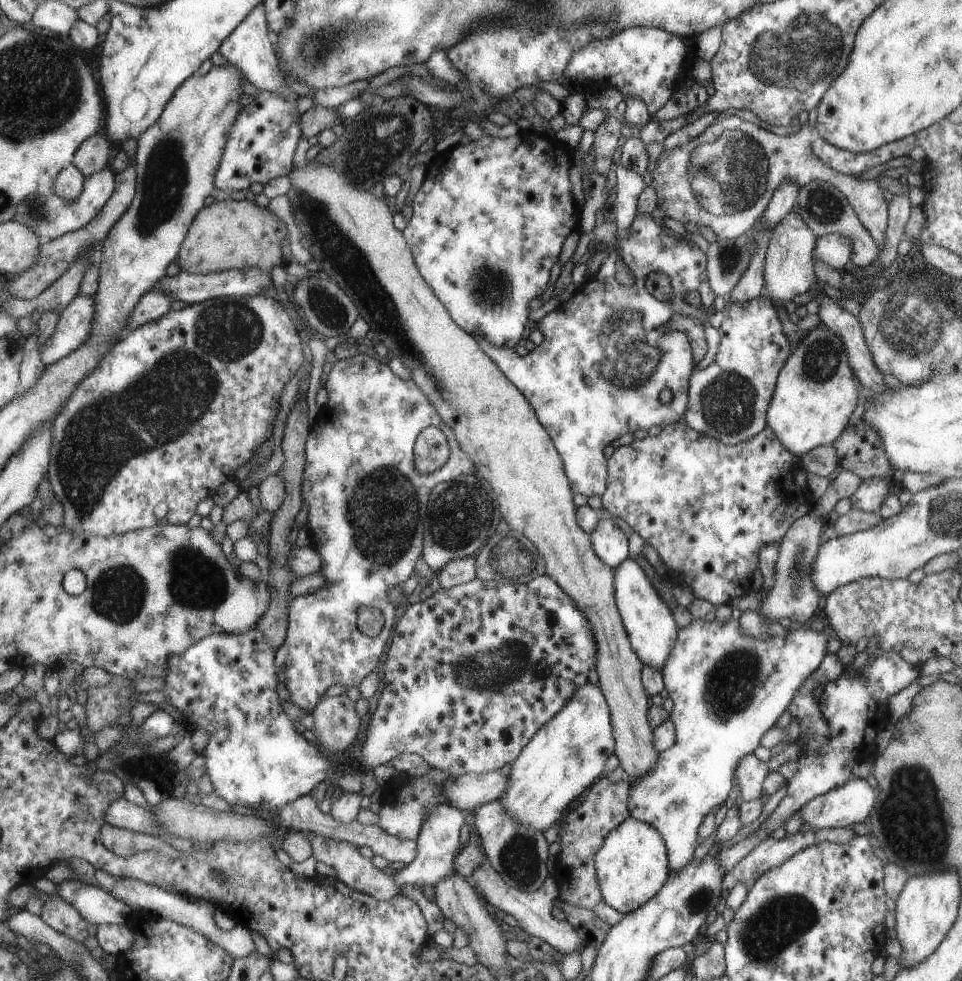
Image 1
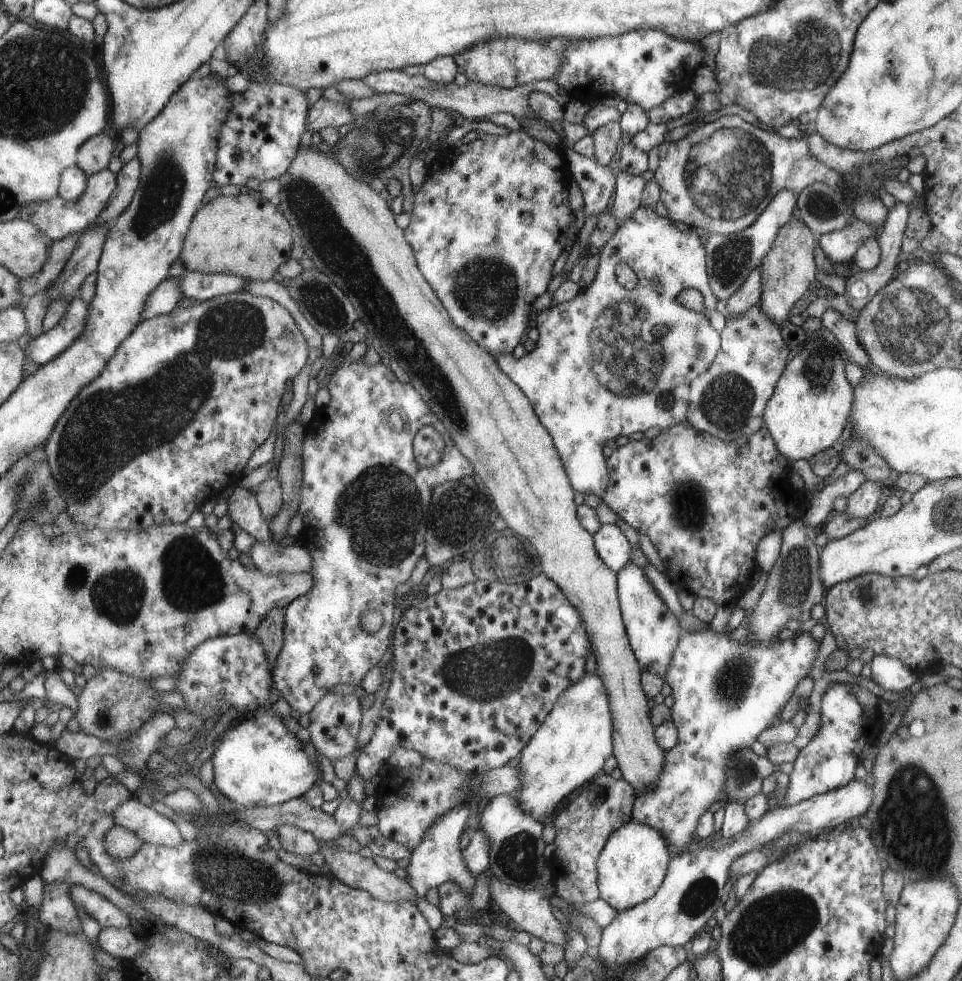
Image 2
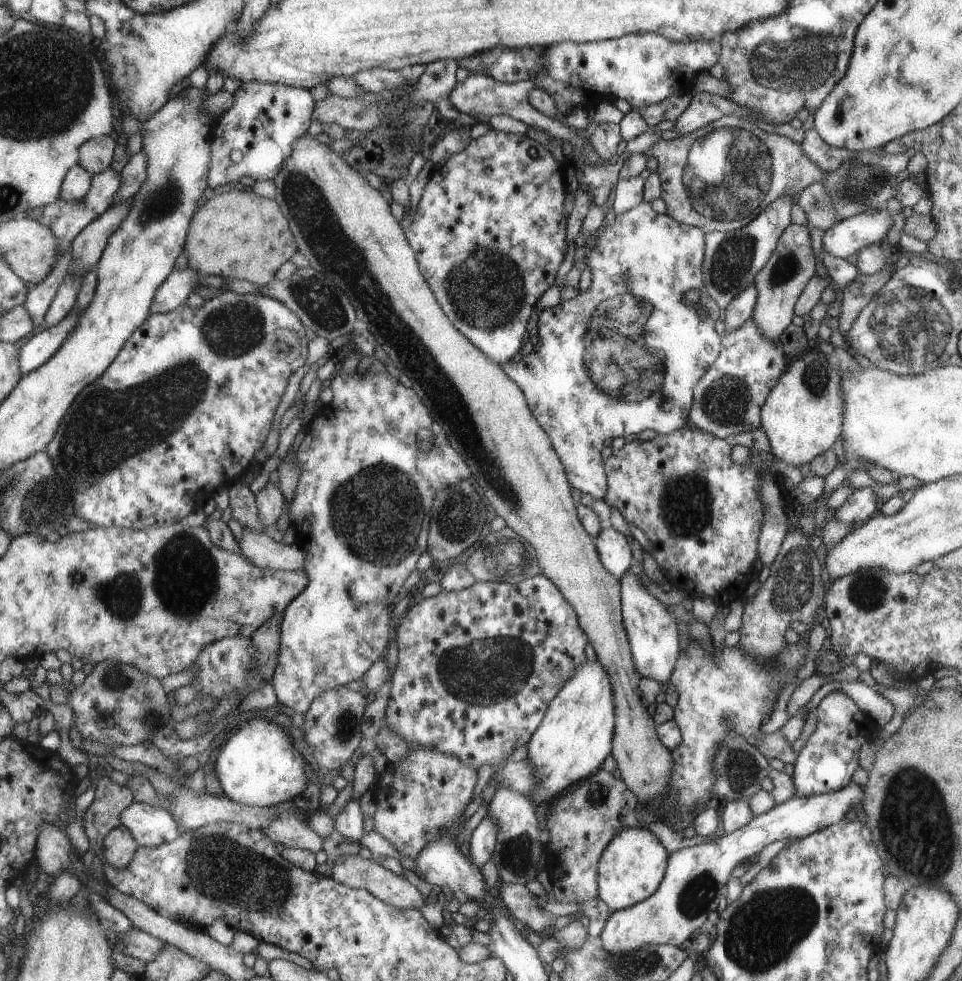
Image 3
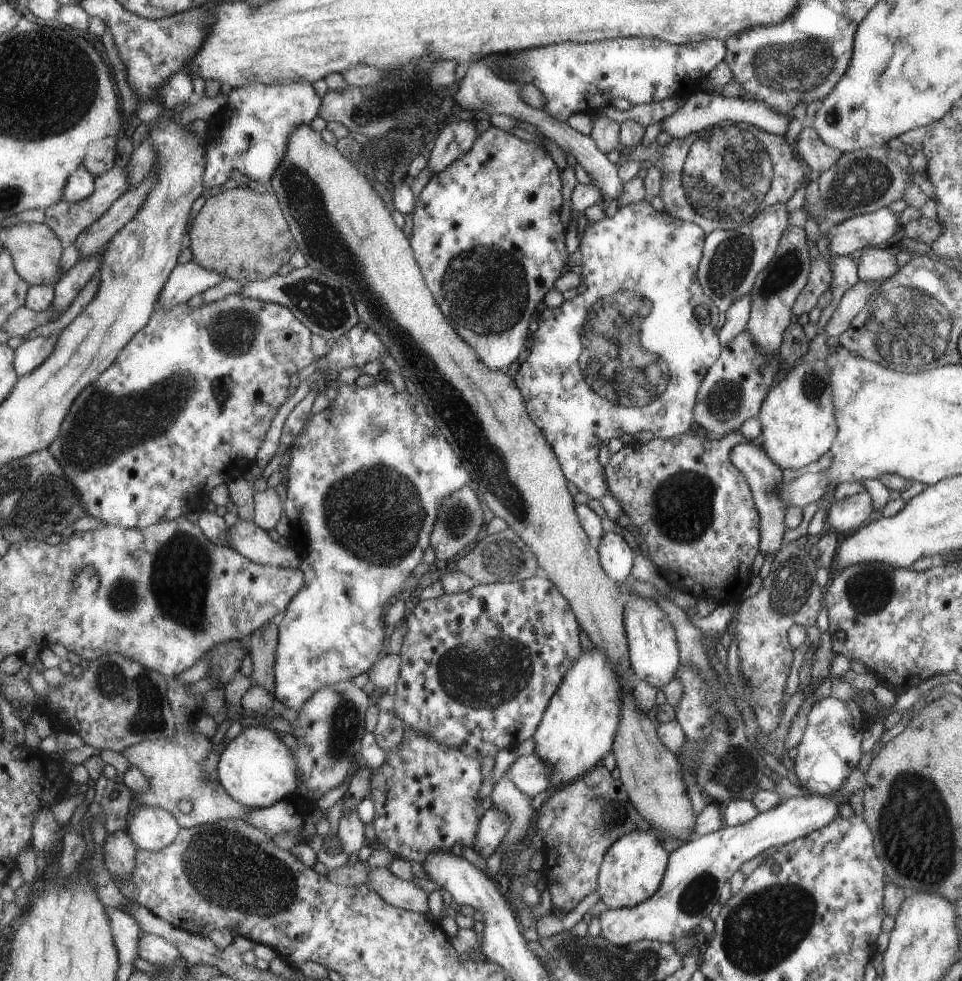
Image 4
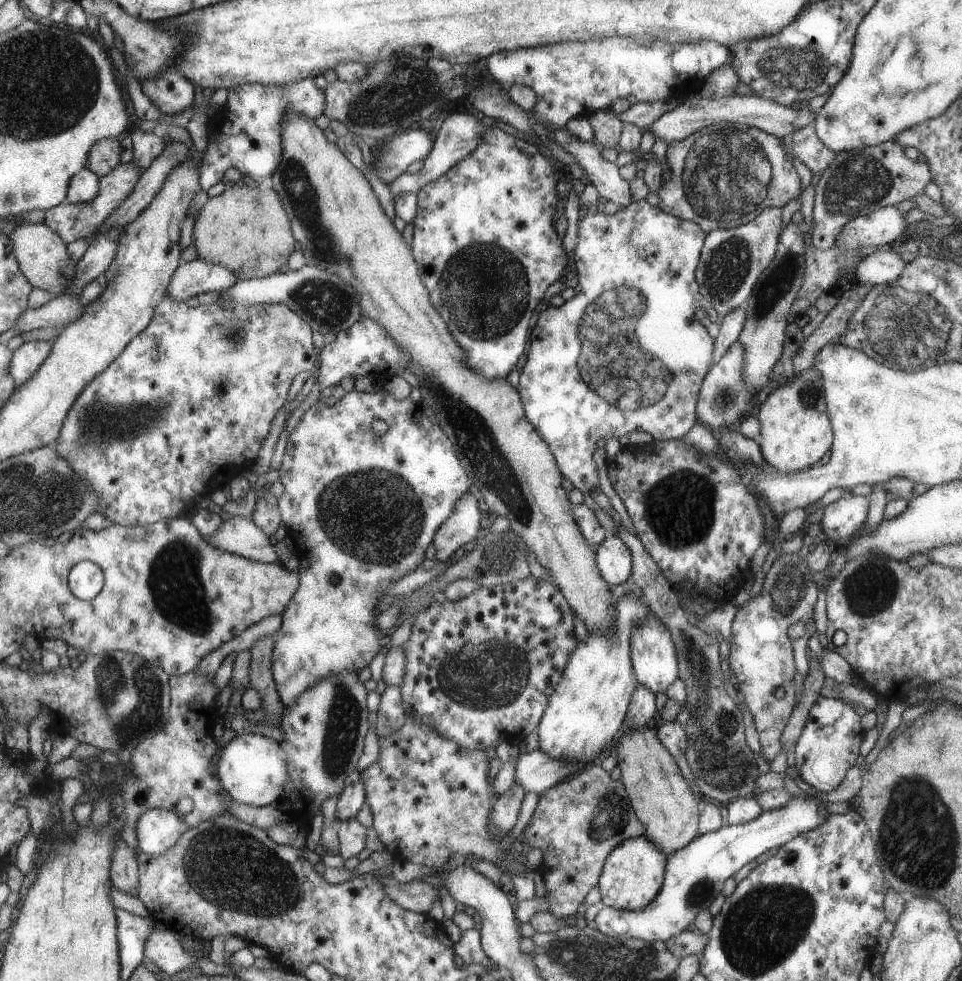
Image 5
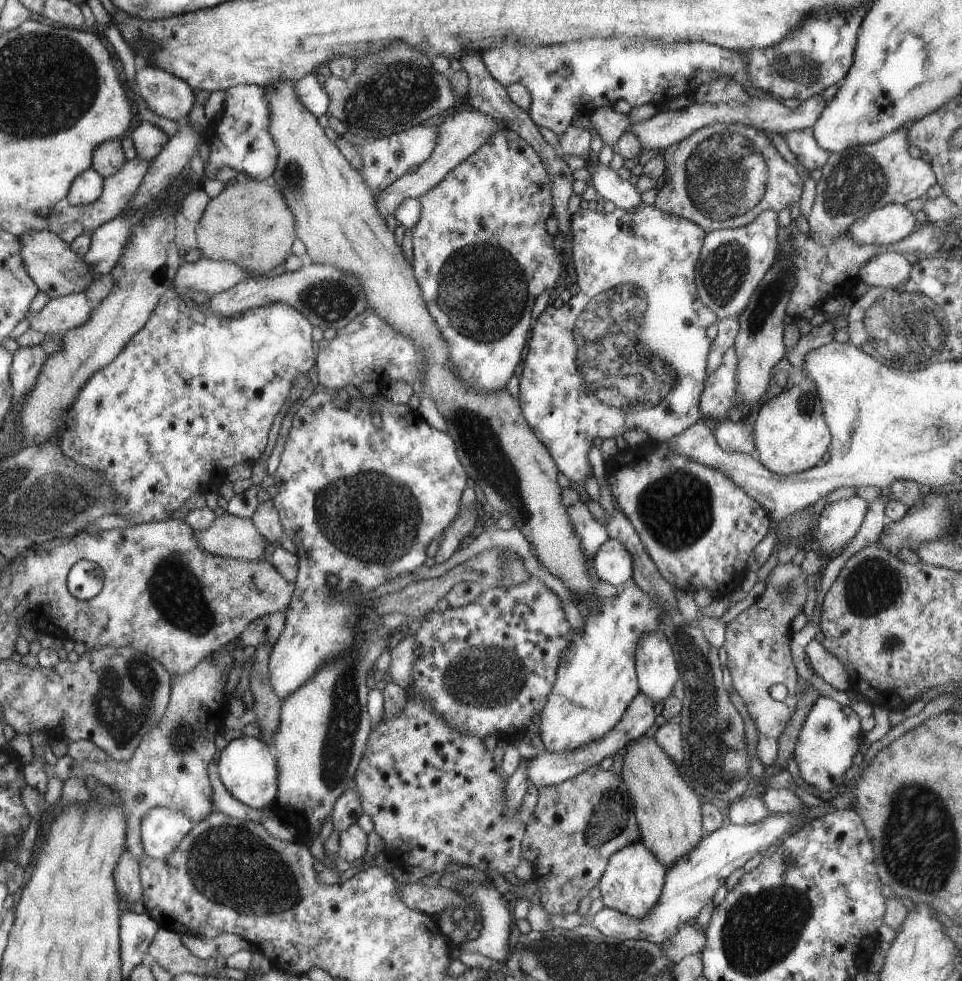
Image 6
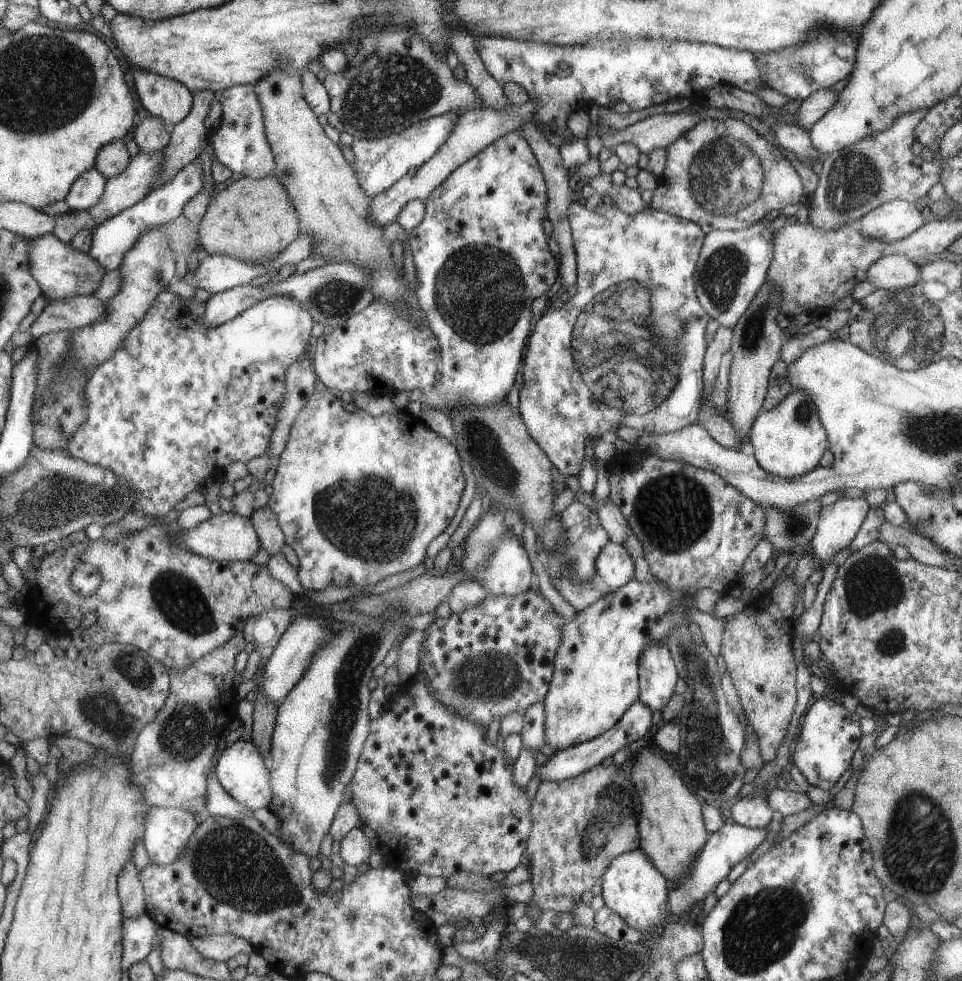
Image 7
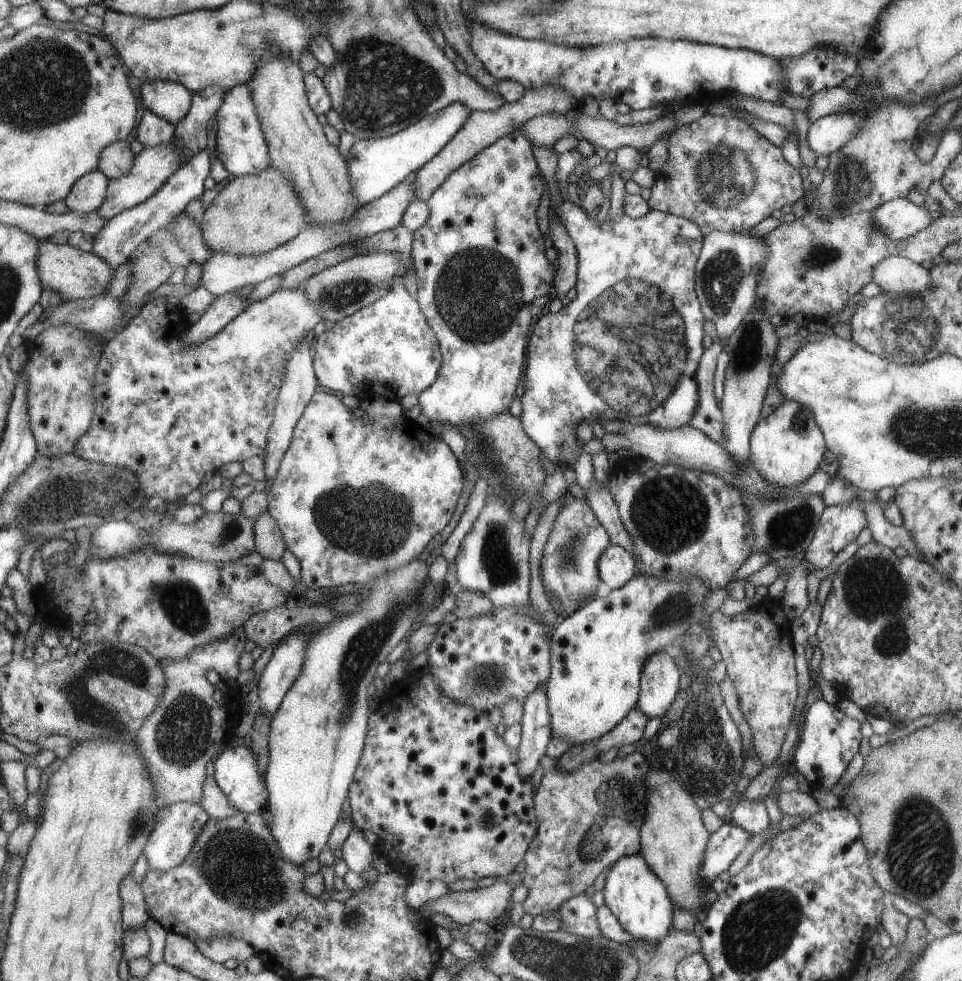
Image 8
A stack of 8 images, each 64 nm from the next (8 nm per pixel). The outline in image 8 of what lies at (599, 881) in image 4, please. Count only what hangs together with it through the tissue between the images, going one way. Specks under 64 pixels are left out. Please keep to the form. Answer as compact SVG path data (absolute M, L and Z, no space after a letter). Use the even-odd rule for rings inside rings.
M640 853L625 855L611 864L605 876L602 894L604 905L616 915L633 939L654 941L668 932L672 924L673 902L669 900L661 878L651 870Z

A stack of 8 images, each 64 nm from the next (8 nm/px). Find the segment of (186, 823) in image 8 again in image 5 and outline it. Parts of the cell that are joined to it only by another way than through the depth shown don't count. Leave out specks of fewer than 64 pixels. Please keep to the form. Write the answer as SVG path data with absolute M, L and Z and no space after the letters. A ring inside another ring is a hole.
M145 809L136 820L137 852L160 855L187 830L182 816L167 809Z

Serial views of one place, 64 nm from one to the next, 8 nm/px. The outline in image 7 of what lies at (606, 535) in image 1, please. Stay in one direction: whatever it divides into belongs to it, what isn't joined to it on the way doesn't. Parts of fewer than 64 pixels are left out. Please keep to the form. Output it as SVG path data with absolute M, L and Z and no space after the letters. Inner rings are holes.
M608 541L595 560L596 574L611 590L634 578L632 558L620 544Z

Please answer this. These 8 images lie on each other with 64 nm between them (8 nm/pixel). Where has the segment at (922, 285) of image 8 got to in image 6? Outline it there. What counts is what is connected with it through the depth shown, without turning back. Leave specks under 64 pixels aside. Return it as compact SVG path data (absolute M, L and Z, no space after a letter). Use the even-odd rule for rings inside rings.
M879 253L860 266L859 275L867 287L893 288L903 282L910 264L902 254Z

